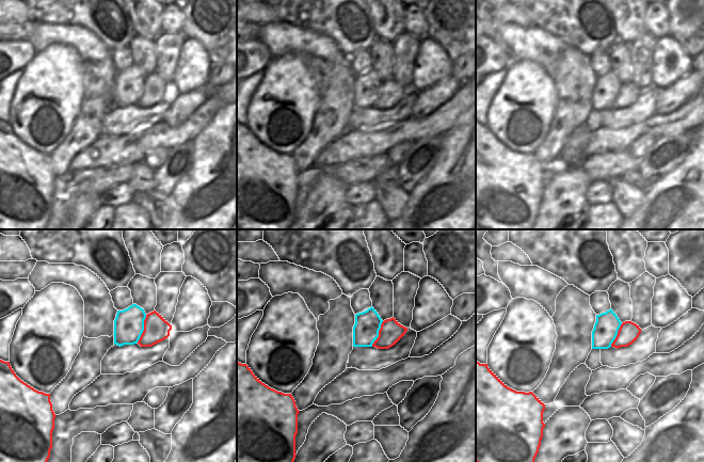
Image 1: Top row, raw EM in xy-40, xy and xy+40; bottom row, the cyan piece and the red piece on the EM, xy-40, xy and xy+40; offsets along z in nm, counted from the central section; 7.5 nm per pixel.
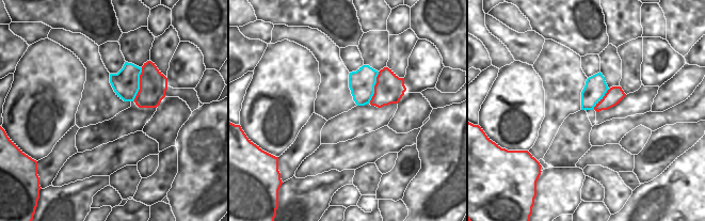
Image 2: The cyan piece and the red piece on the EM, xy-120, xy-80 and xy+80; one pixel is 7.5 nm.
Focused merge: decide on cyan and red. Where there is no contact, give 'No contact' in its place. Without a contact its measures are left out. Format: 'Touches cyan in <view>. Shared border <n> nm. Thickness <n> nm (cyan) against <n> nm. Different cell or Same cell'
Touches cyan in xy-40. Shared border 220 nm. Thickness 220 nm (cyan) against 190 nm. Different cell.

